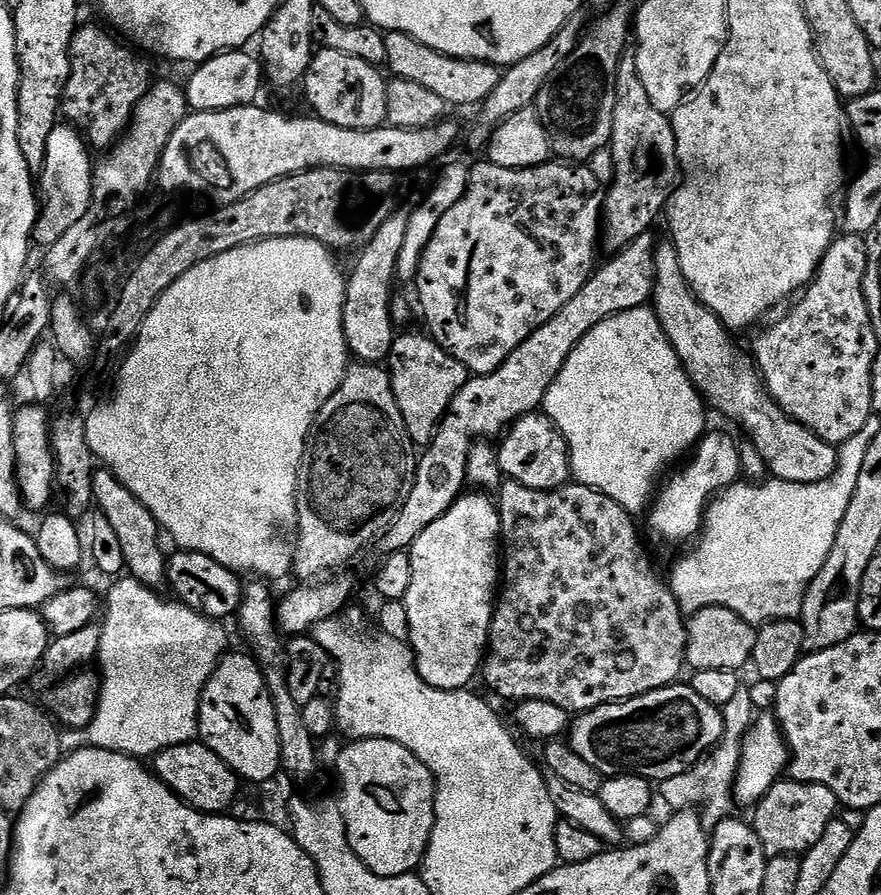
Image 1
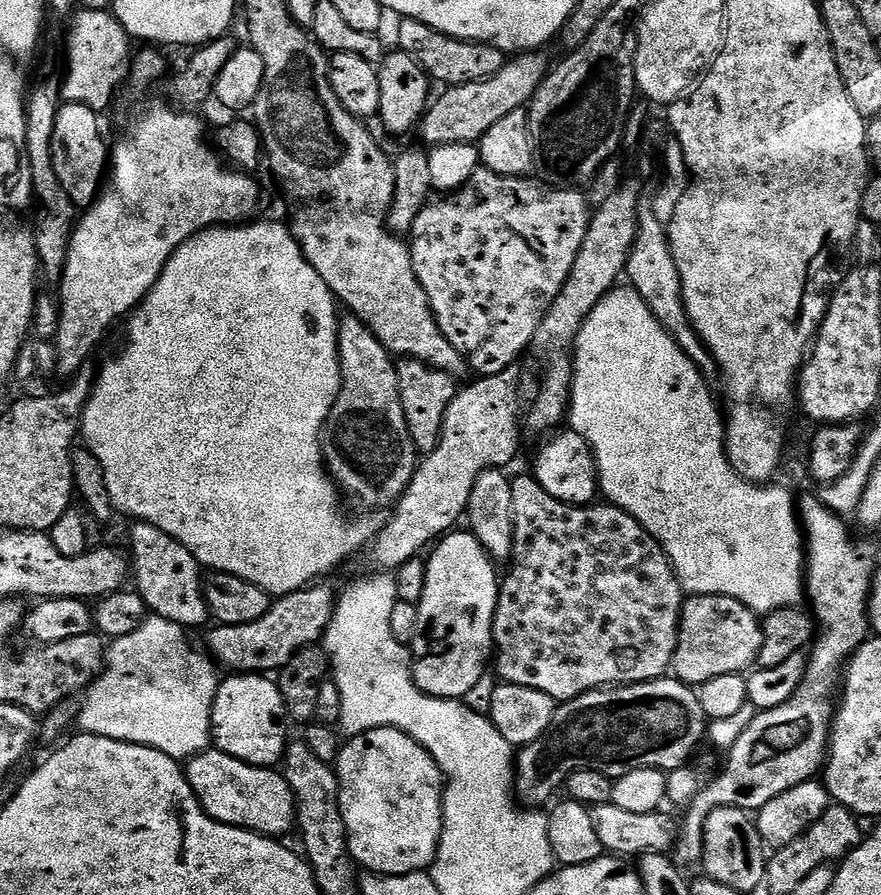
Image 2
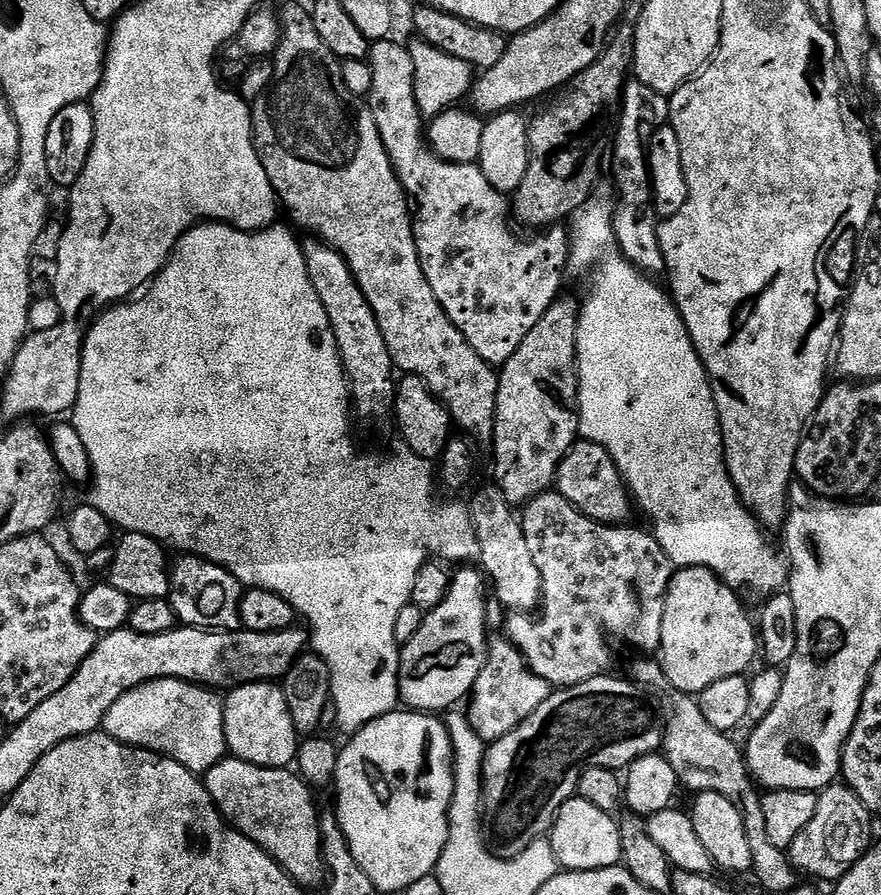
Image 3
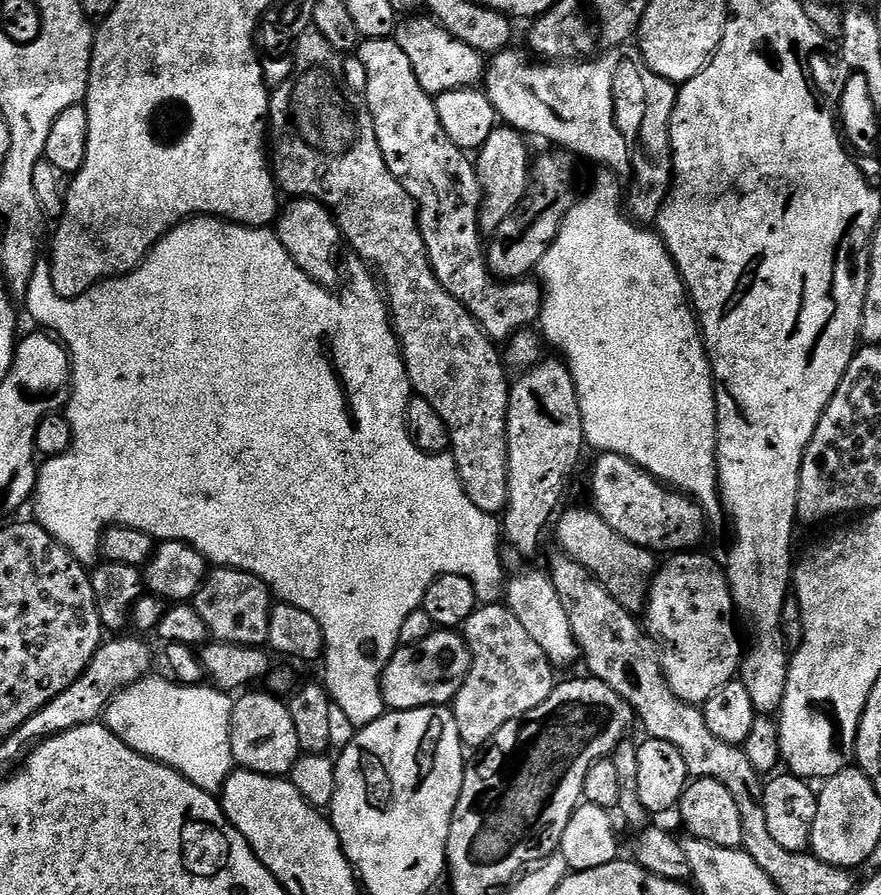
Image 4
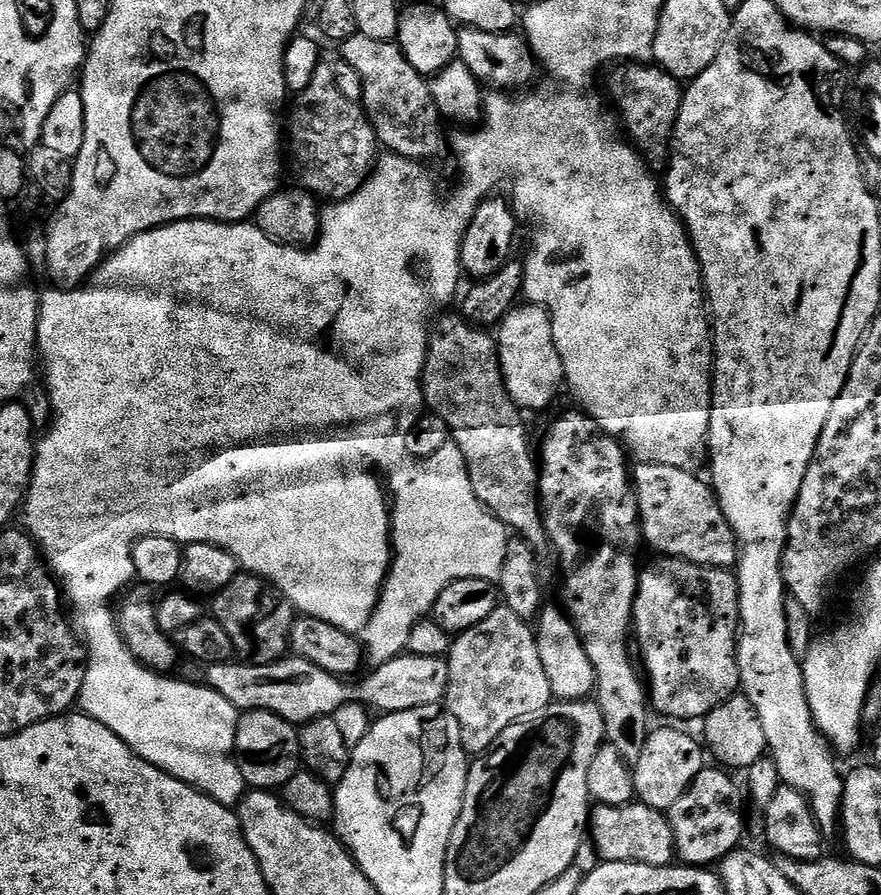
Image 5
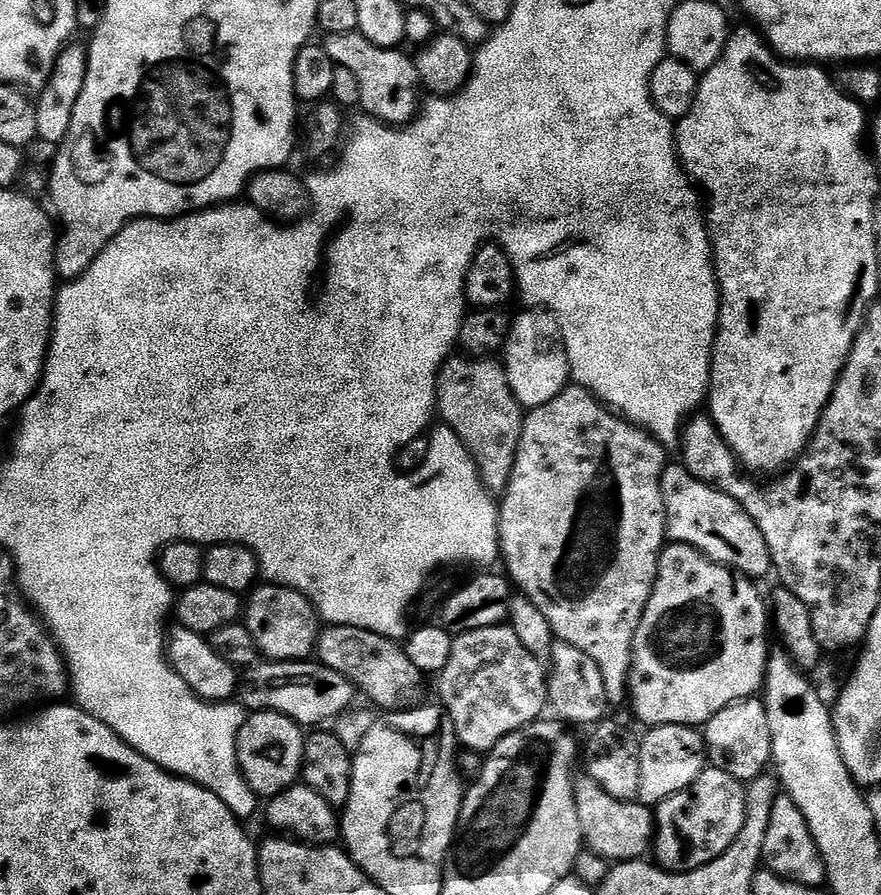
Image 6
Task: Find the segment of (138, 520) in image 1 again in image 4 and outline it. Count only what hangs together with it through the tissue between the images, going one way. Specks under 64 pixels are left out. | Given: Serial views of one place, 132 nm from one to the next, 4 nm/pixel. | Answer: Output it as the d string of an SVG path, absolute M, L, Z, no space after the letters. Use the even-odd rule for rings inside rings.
M217 567L196 591L194 603L213 641L255 648L267 645L274 597L258 577L236 568Z

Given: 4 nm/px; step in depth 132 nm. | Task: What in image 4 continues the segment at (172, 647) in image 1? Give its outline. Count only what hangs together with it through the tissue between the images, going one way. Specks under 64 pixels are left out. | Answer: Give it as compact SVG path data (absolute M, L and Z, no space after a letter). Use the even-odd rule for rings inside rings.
M168 678L152 679L139 680L117 692L104 709L103 723L135 752L181 772L202 790L219 793L234 771L233 697L211 686L181 686Z

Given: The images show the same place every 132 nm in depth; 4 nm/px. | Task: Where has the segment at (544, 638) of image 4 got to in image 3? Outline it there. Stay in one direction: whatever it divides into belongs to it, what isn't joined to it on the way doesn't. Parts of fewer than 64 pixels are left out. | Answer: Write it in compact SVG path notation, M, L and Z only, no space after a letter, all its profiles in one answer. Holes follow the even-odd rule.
M488 482L485 488L473 494L470 511L480 551L478 564L490 581L491 591L492 588L496 591L493 592L495 599L512 612L535 613L540 606L540 575L526 546L526 534L520 525L517 509L506 502L506 494L502 494L495 482Z

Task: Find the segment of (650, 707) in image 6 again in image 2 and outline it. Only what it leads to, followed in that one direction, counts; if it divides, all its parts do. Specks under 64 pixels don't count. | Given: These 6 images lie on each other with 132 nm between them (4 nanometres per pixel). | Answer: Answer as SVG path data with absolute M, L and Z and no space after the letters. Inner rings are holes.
M688 596L680 610L680 633L671 671L689 686L710 682L722 674L747 673L762 646L761 617L745 604L725 596Z

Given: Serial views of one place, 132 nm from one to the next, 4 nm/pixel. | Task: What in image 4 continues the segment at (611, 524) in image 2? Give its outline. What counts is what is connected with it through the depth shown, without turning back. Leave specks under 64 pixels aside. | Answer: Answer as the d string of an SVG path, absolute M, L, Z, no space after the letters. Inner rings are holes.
M572 508L569 512L559 513L554 524L556 540L560 543L559 551L581 564L627 612L643 613L648 602L648 592L652 589L652 577L658 571L657 557L634 542L626 542L626 538L606 526L604 519L595 510L585 508Z

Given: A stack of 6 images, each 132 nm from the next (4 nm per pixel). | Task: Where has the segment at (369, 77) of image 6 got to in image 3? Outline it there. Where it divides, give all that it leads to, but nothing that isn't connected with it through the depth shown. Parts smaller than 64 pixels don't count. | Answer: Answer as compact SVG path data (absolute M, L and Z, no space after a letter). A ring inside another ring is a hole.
M396 38L377 40L371 45L367 61L372 66L372 90L366 97L366 103L374 114L374 122L378 126L378 134L386 146L388 157L394 166L400 185L403 186L408 194L412 213L412 229L416 239L416 249L422 262L422 274L426 274L426 282L430 282L430 290L434 290L434 298L438 298L438 302L442 306L442 310L450 318L450 322L454 322L454 326L458 326L458 330L462 330L466 342L470 342L470 346L474 346L474 354L478 354L478 358L482 358L490 365L499 366L504 364L510 358L510 354L514 354L514 350L518 350L518 346L522 346L522 338L526 338L526 334L530 334L530 330L534 330L534 326L538 326L538 318L542 318L542 314L546 314L546 310L550 310L550 306L561 295L562 289L560 287L564 284L564 272L566 273L568 268L569 229L567 227L564 229L564 226L546 228L537 231L533 235L536 236L533 240L523 240L522 237L515 236L512 233L513 225L510 223L509 201L506 199L505 193L494 190L490 186L490 182L486 182L486 174L482 174L479 163L455 164L449 160L443 160L441 156L436 155L429 148L426 139L426 120L421 116L418 102L415 101L414 65L411 62L411 54L408 53L407 47L404 44L400 45Z

